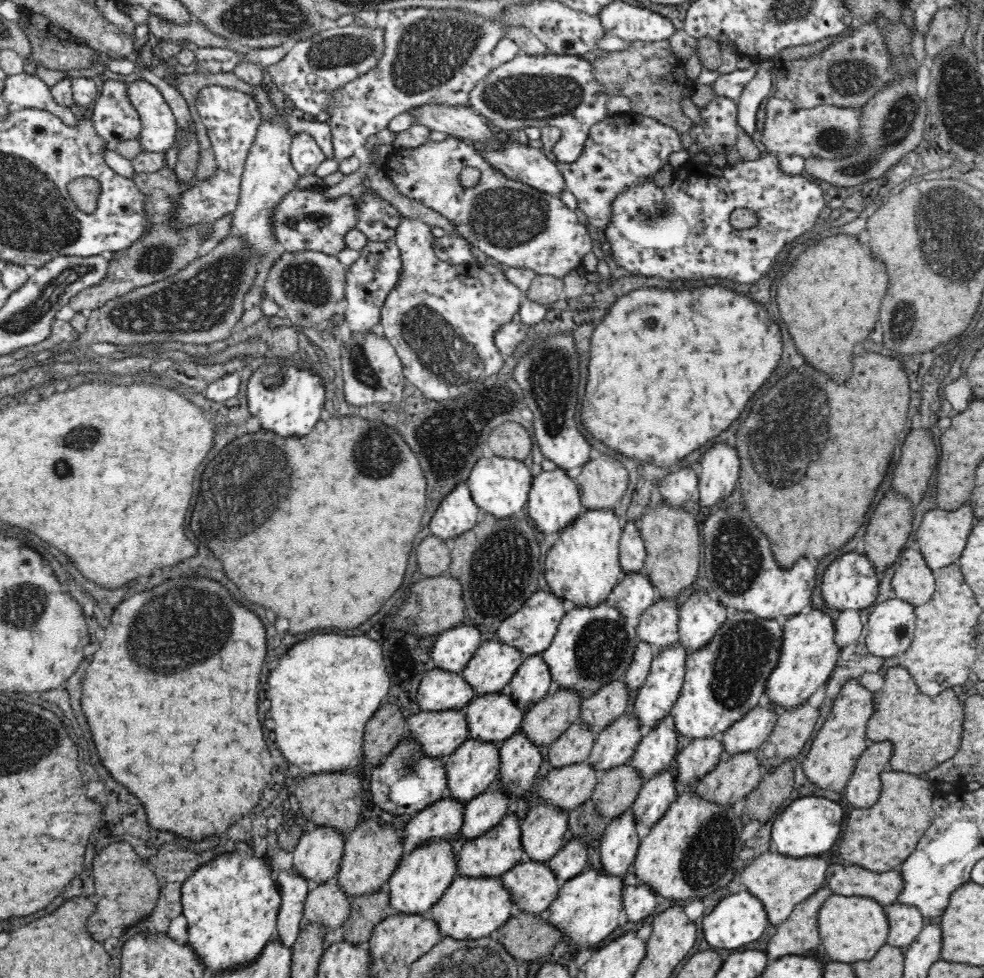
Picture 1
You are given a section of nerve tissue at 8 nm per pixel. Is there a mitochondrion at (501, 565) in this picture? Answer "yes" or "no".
yes

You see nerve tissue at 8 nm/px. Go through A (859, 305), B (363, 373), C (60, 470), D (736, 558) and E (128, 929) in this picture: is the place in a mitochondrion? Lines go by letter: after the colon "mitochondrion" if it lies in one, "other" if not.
A: other
B: mitochondrion
C: mitochondrion
D: mitochondrion
E: other

